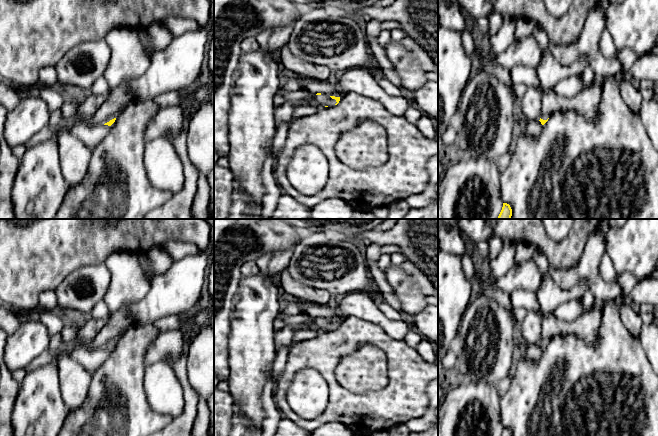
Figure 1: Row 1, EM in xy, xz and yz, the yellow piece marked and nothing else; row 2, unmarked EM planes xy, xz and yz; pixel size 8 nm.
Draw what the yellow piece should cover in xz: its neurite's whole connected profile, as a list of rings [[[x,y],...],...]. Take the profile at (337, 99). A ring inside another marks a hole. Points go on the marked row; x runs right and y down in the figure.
[[[317,93],[314,95],[314,101],[320,107],[328,107],[337,105],[340,101],[340,97],[330,96],[327,94]]]

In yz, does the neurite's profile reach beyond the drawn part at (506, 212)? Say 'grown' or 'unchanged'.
unchanged

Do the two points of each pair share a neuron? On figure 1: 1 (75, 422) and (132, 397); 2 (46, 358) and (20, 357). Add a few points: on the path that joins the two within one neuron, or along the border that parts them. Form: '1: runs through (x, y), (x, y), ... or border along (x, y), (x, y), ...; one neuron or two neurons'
1: runs through (92, 411), (99, 396), (99, 380), (111, 380); one neuron
2: border along (47, 348), (24, 368); two neurons

